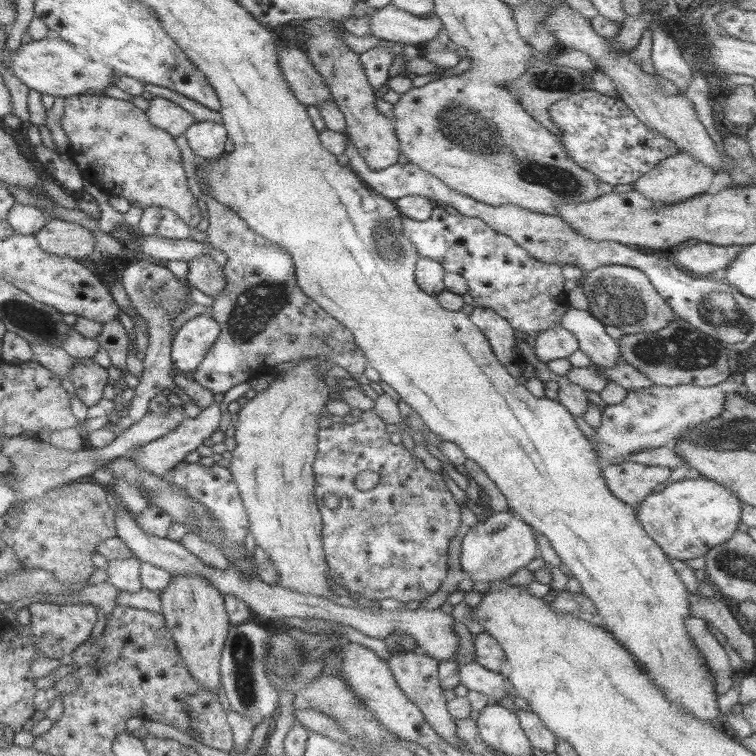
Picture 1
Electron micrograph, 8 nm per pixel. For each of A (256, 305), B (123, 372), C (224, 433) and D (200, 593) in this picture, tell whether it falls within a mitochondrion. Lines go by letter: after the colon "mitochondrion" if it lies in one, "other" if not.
A: mitochondrion
B: other
C: other
D: other

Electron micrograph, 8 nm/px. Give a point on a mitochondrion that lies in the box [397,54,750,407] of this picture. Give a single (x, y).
(462, 125)

